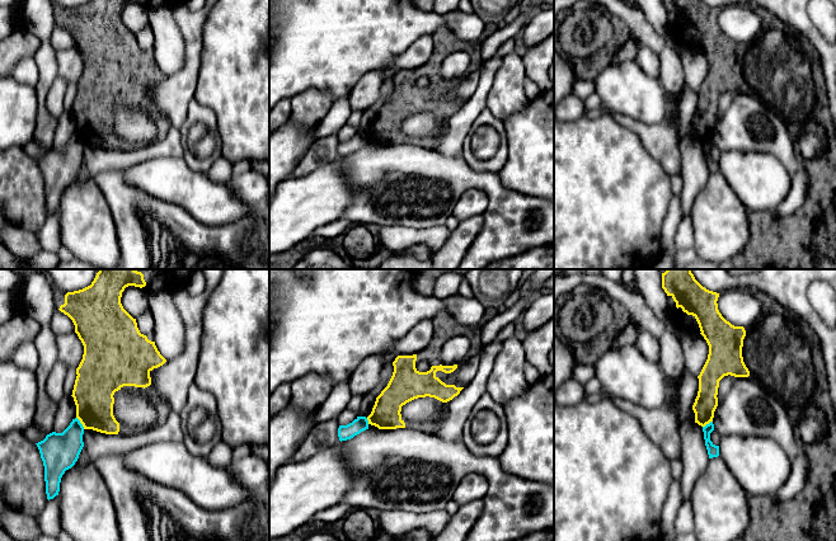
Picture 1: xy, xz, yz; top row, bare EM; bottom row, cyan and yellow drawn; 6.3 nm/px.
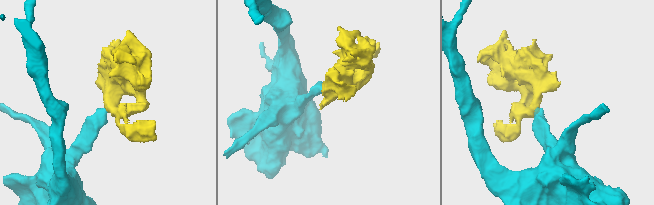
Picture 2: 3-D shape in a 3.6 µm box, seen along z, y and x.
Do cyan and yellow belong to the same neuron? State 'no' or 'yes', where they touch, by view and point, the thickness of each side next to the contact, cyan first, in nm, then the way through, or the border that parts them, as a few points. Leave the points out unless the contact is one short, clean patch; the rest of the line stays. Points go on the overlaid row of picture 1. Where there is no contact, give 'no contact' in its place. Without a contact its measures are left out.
no; meets cyan in xy at (80, 423); 240 nm thick on the cyan side, 260 nm on the other; border along xy (76, 417), (84, 428)

